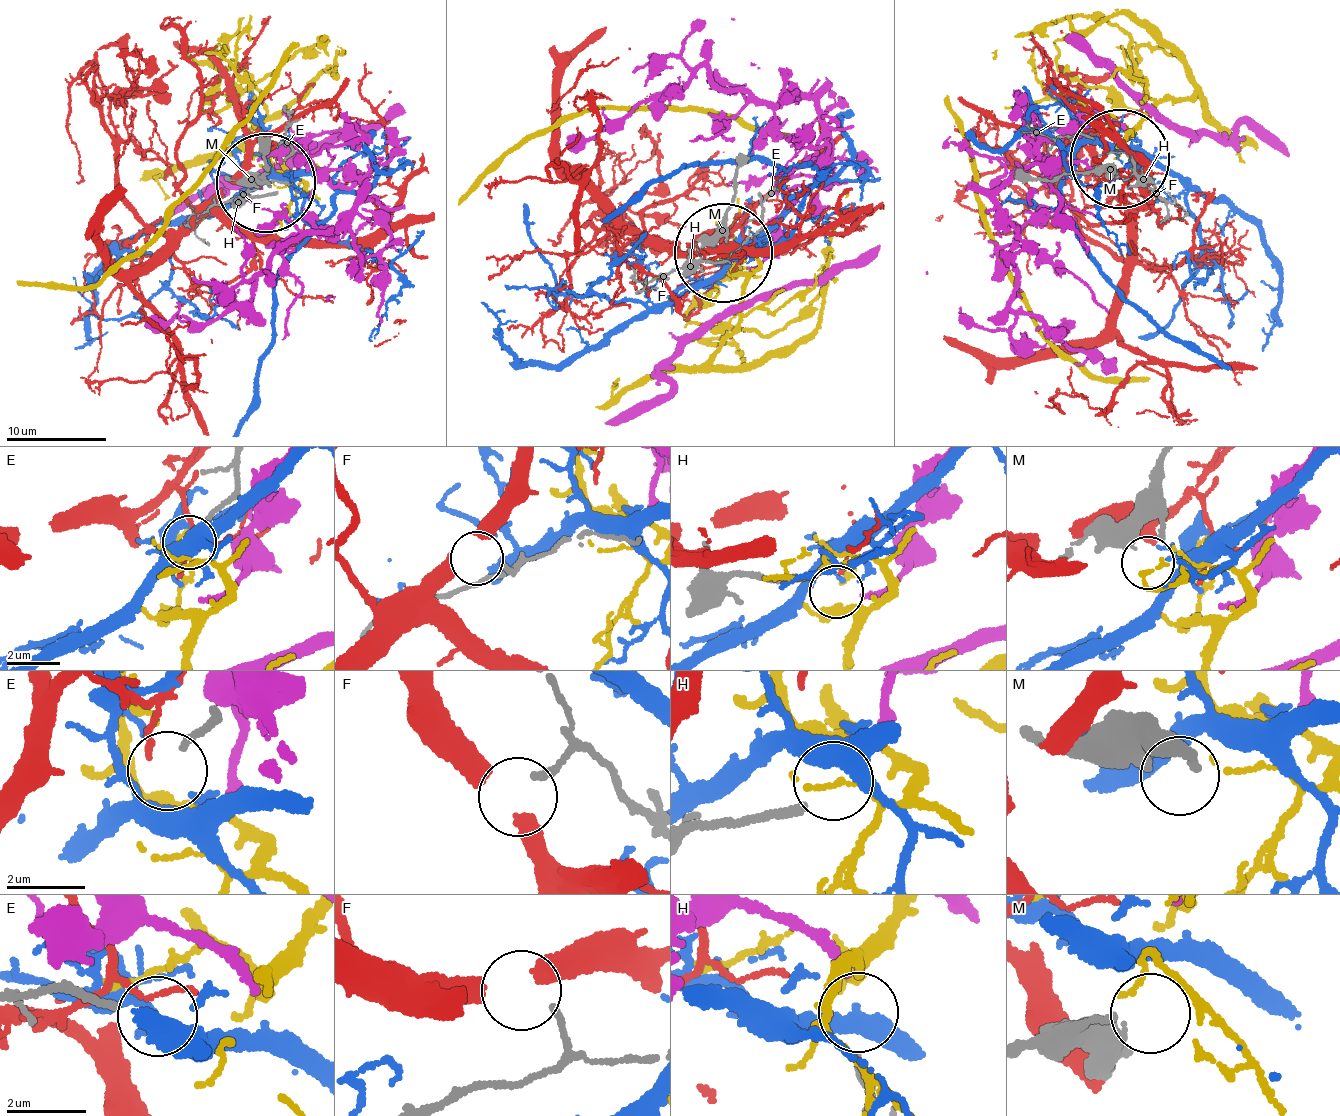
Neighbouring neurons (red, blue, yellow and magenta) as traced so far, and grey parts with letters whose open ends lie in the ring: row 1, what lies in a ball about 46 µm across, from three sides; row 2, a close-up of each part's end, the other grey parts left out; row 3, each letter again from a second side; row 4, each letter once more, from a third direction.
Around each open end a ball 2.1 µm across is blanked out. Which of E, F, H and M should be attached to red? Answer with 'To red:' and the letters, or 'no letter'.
To red: F

